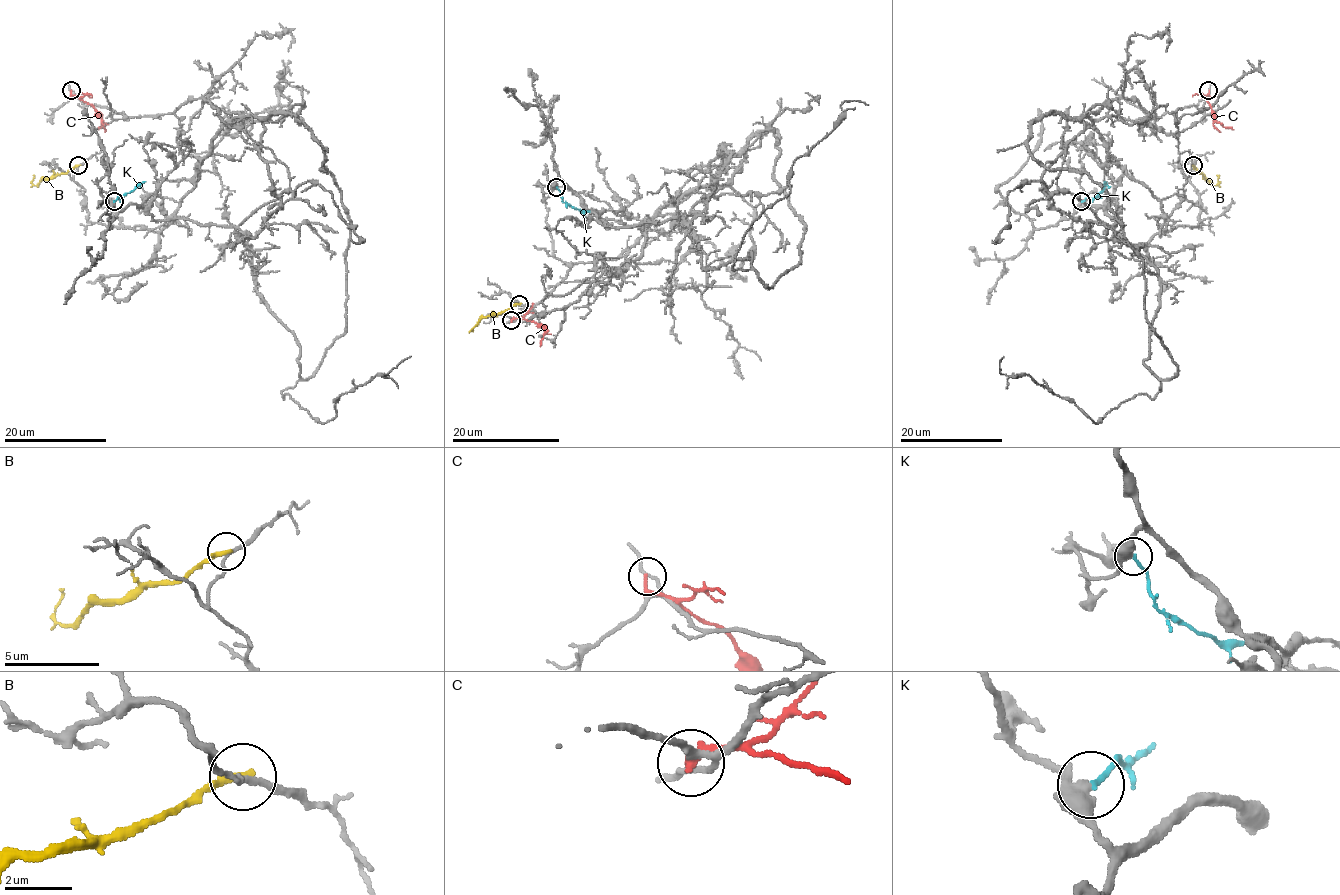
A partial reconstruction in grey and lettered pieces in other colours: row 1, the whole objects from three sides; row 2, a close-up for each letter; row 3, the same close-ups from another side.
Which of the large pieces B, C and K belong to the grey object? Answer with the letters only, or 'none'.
none

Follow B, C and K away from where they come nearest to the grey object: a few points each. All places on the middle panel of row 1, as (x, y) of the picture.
B: (518, 304), (484, 316), (472, 331)
C: (512, 320), (521, 318), (540, 324), (544, 328), (540, 346)
K: (556, 186), (564, 202), (589, 212)

